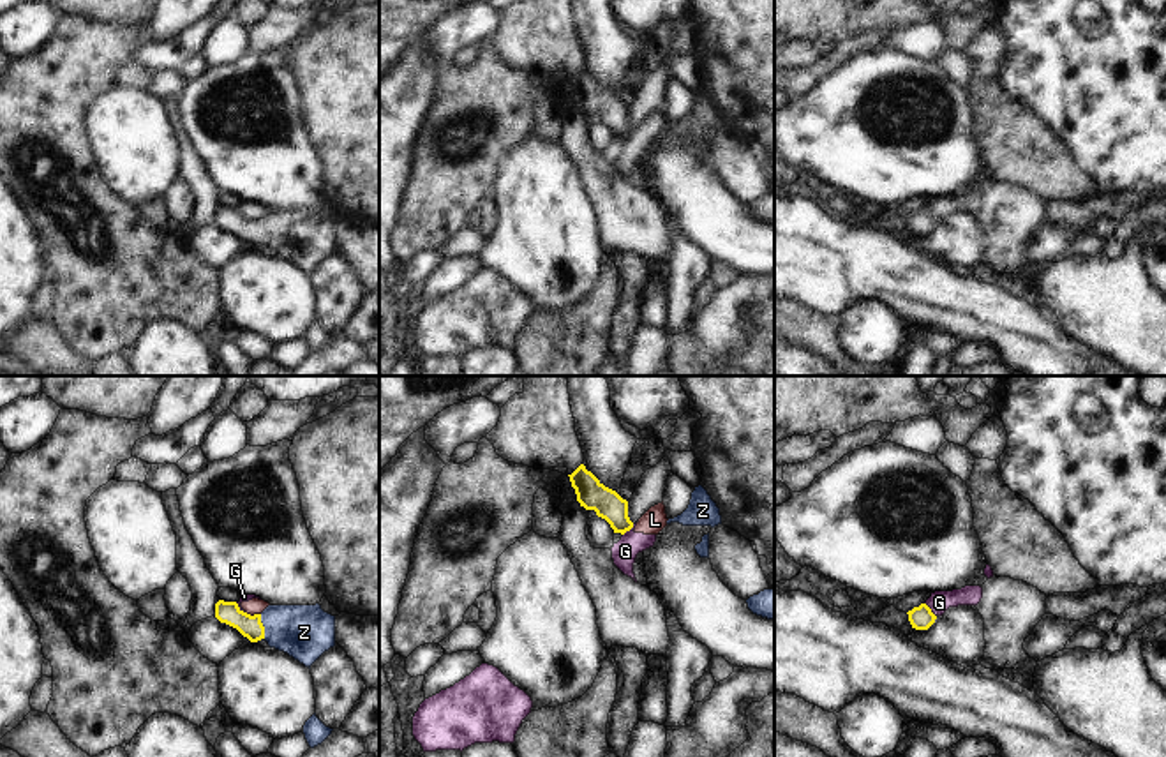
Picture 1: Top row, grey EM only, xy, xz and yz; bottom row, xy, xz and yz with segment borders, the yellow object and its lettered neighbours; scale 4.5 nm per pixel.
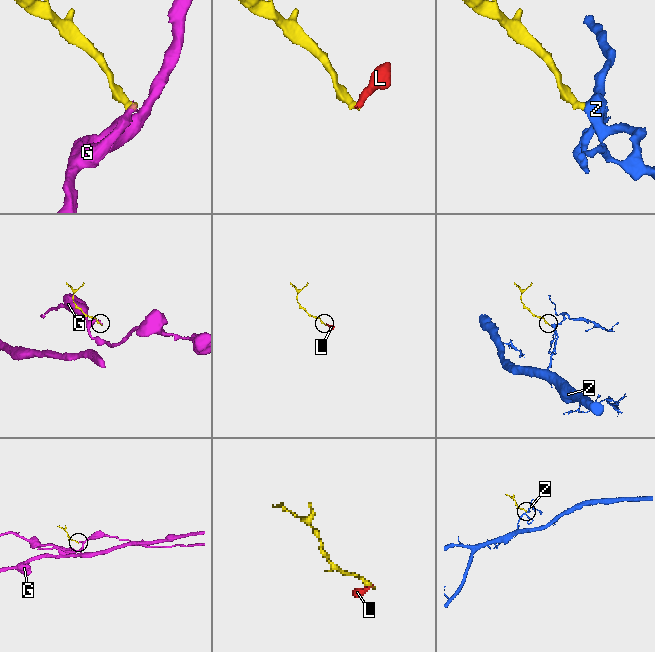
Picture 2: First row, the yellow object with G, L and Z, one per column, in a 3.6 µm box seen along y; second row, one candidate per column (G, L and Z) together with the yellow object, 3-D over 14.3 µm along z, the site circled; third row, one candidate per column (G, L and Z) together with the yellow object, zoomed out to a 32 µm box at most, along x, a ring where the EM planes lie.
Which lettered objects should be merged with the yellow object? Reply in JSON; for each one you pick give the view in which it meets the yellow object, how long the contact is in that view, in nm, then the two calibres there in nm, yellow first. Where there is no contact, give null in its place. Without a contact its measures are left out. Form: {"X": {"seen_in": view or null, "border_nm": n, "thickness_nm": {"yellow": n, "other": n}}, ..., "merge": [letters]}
{"Z": {"seen_in": "xy", "border_nm": 110, "thickness_nm": {"yellow": 110, "other": 240}}, "merge": ["Z"]}

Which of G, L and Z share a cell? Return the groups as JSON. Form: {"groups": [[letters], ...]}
{"groups": [["G", "L"], ["Z"]]}

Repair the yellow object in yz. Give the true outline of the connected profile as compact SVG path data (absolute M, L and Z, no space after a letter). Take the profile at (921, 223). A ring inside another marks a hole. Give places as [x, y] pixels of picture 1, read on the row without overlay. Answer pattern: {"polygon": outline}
{"polygon": "M926 208L914 212L907 219L912 233L916 235L928 235L937 224L937 221L931 217L931 214Z"}

